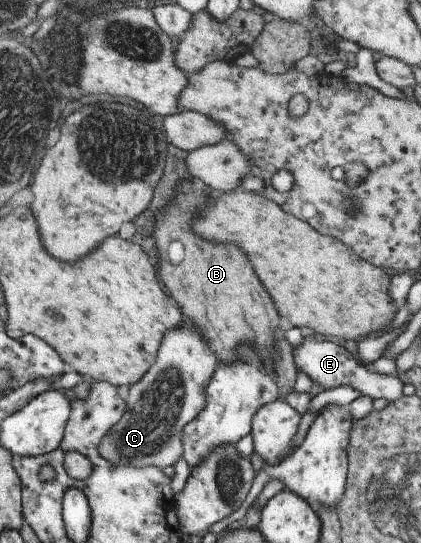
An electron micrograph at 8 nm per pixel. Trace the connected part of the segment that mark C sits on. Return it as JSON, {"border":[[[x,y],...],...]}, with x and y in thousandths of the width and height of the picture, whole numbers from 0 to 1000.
{"border":[[[444,586],[437,600],[404,606],[385,628],[373,669],[333,703],[309,713],[302,735],[304,759],[271,786],[268,801],[254,805],[242,818],[242,840],[259,843],[259,849],[278,856],[373,858],[382,864],[416,856],[430,842],[437,842],[442,786],[485,757],[494,744],[494,716],[523,669],[523,657],[508,635],[454,587]]]}

